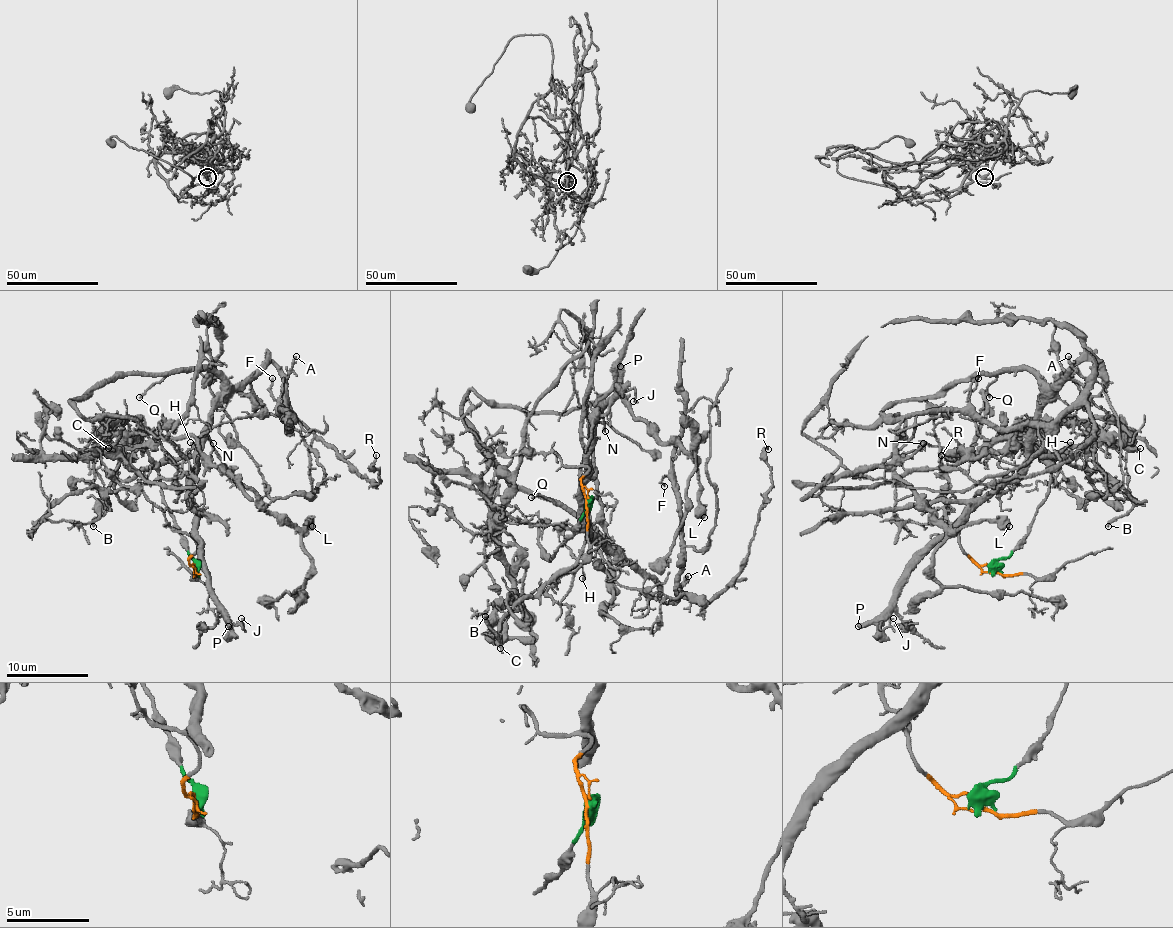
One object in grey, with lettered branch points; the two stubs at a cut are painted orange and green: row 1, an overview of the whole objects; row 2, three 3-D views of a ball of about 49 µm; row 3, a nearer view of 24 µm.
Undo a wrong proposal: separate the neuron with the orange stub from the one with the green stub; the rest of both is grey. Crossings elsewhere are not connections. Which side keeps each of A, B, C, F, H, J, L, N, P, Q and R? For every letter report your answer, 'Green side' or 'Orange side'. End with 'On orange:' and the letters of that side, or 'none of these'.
A: Orange side
B: Orange side
C: Green side
F: Orange side
H: Orange side
J: Orange side
L: Orange side
N: Orange side
P: Orange side
Q: Orange side
R: Orange side
On orange: A, B, F, H, J, L, N, P, Q, R

